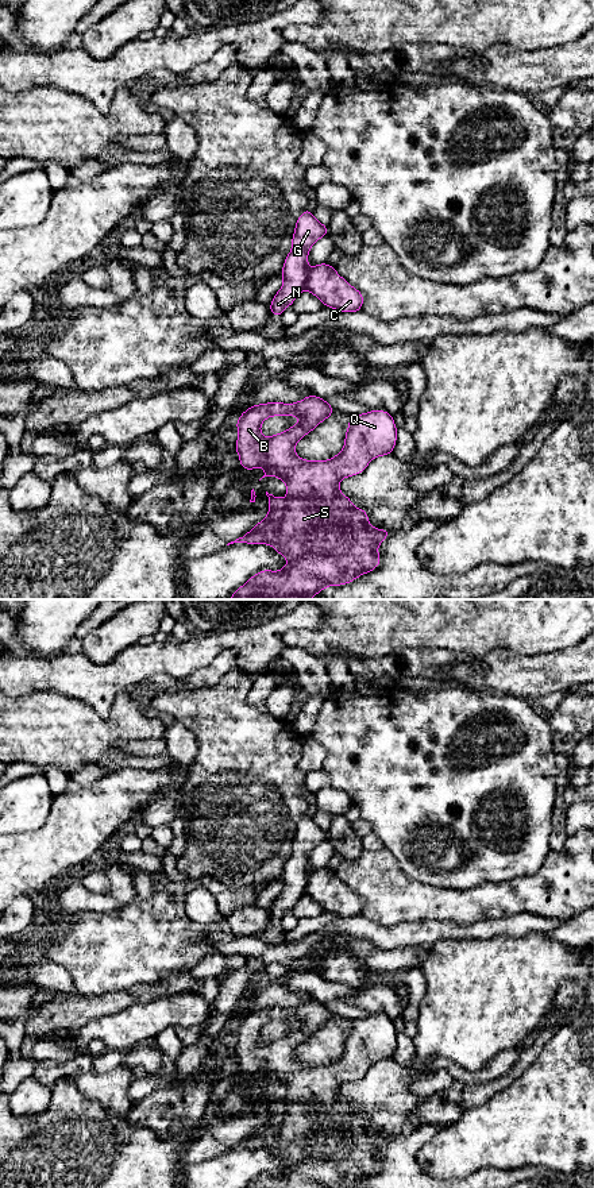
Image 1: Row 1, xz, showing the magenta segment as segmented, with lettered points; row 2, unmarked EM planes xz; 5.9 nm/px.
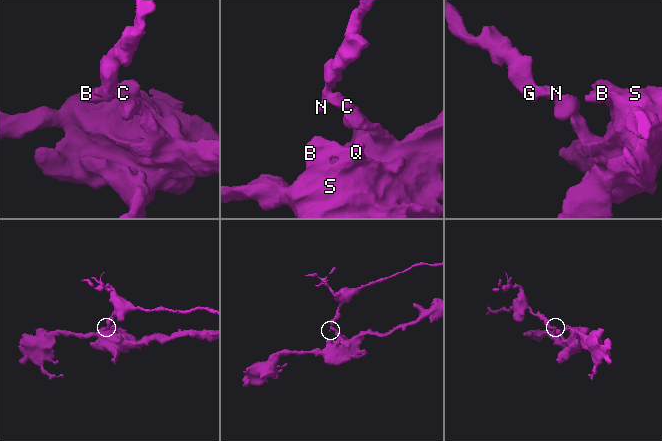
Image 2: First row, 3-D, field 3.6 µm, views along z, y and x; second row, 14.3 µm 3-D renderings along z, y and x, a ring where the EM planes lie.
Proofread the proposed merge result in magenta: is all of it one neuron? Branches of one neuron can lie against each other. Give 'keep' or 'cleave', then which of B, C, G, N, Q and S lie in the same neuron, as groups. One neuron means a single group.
cleave | B C Q S / G N

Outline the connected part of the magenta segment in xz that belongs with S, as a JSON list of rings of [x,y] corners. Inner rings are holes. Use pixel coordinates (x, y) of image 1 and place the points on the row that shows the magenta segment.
[[[310,394],[294,404],[267,402],[250,406],[238,418],[236,428],[239,437],[235,450],[240,459],[240,468],[254,470],[263,467],[265,477],[274,475],[286,483],[286,498],[277,498],[266,491],[269,497],[269,514],[258,522],[250,532],[228,543],[269,544],[278,554],[288,559],[288,564],[279,571],[262,570],[252,575],[243,586],[235,590],[230,599],[310,599],[328,586],[342,586],[355,580],[358,576],[375,570],[381,558],[378,545],[387,539],[390,531],[377,529],[369,524],[367,512],[352,505],[351,500],[339,490],[343,478],[360,474],[375,456],[383,456],[393,452],[397,441],[397,427],[393,416],[386,410],[370,410],[363,414],[350,414],[344,448],[328,460],[305,460],[294,452],[296,444],[305,435],[313,431],[321,421],[327,420],[333,408],[323,398]],[[273,416],[296,416],[301,421],[282,433],[263,437],[261,424]]]

